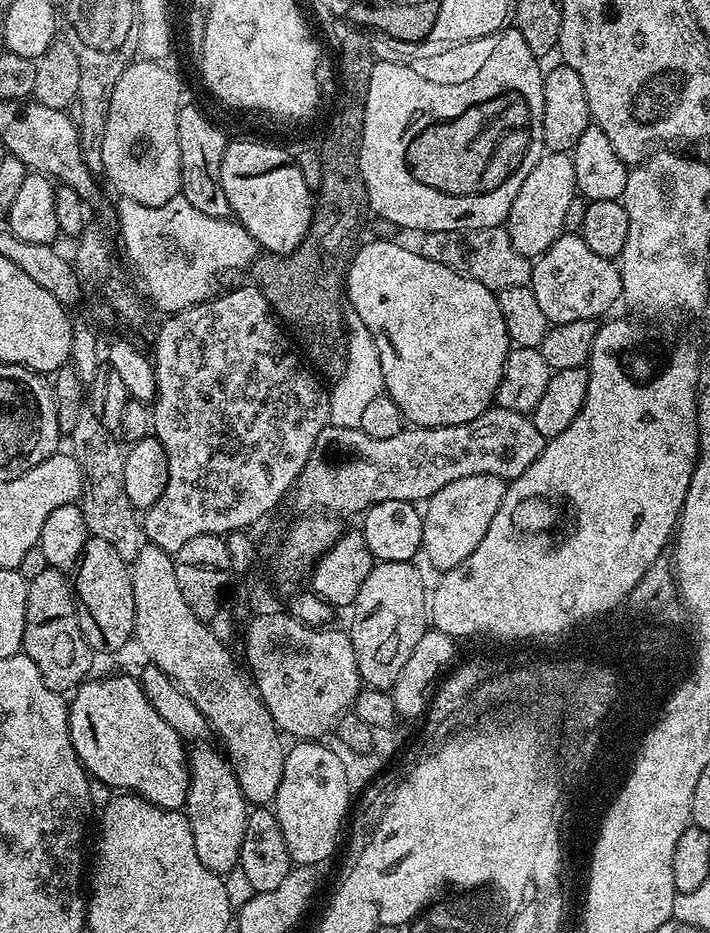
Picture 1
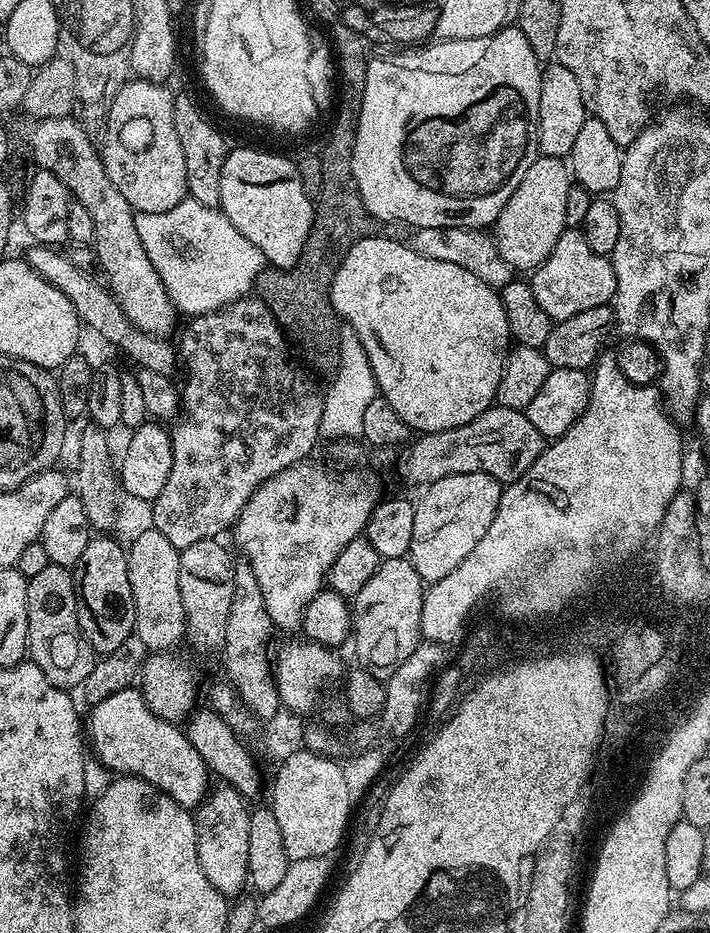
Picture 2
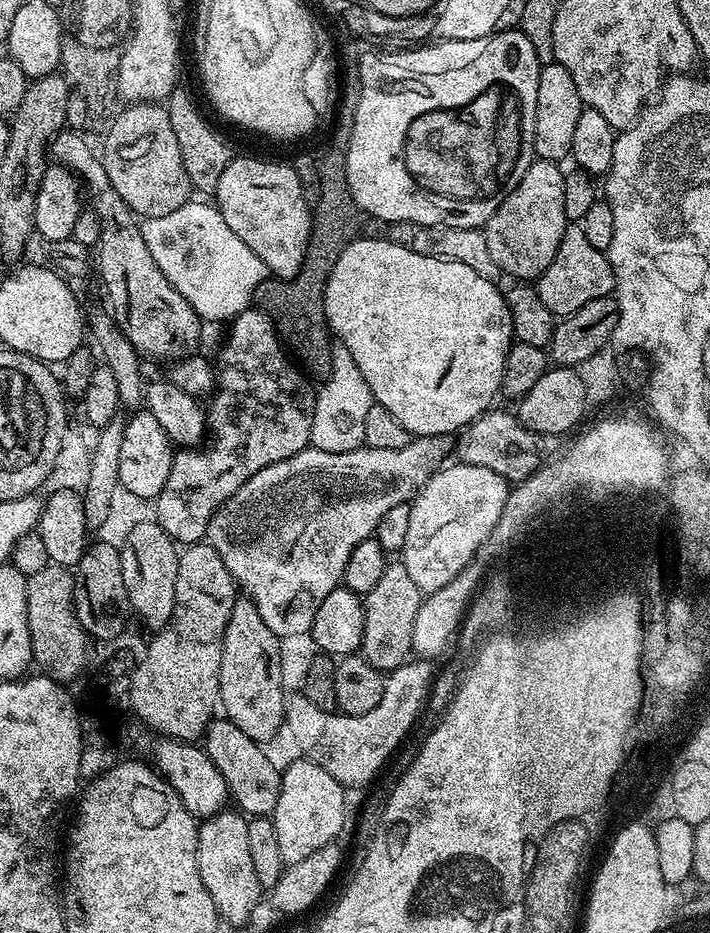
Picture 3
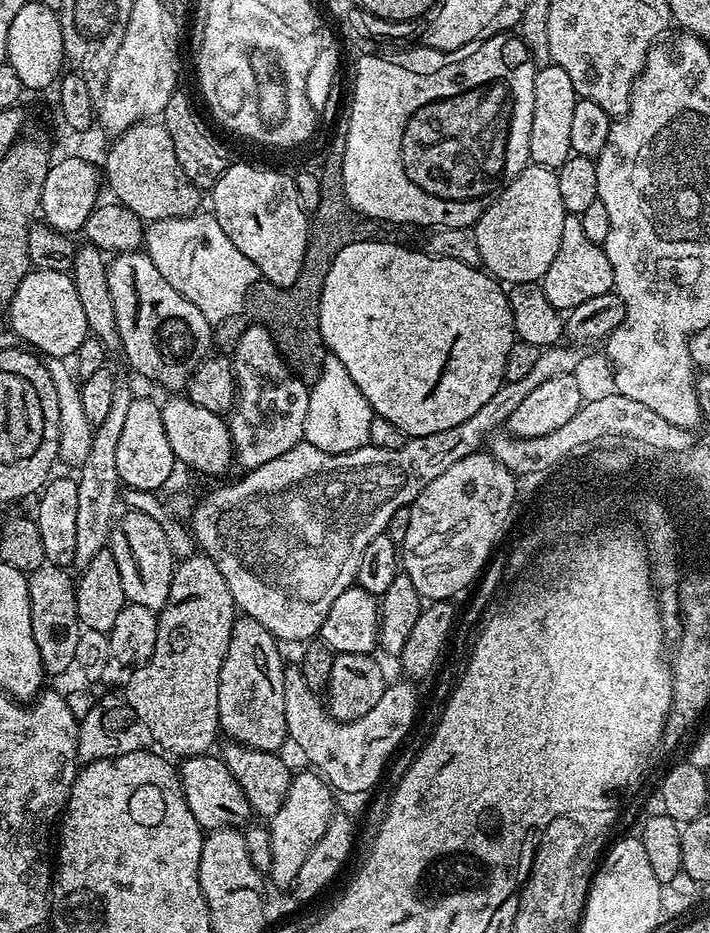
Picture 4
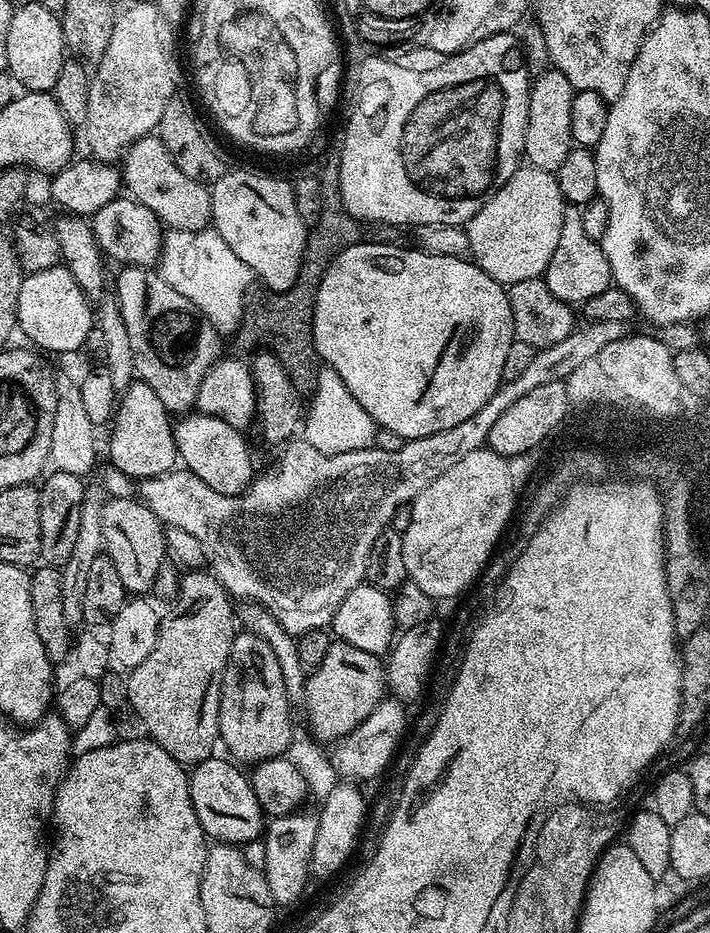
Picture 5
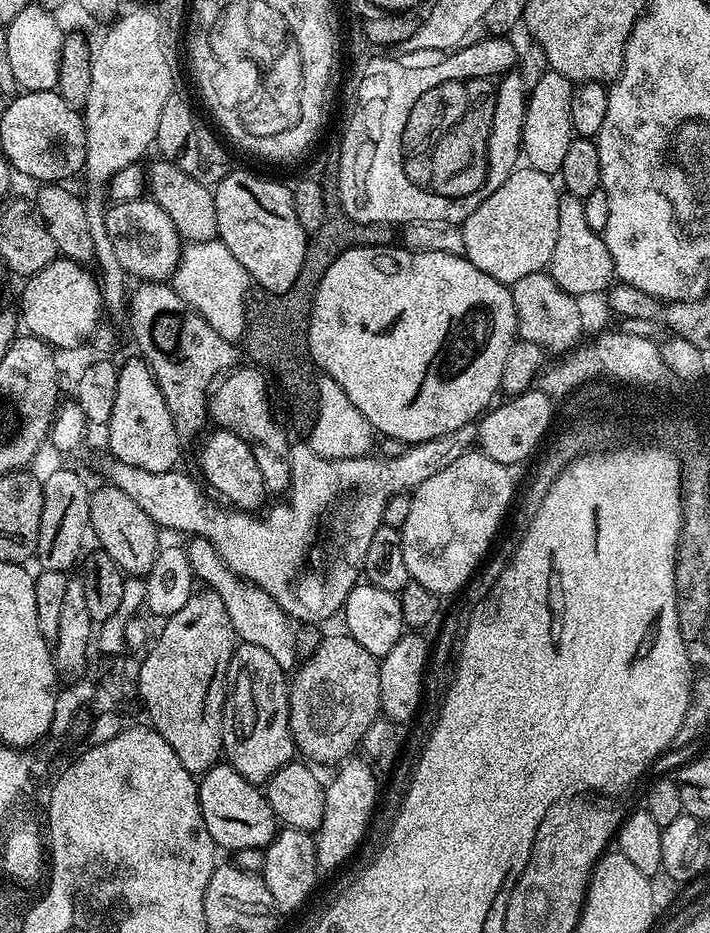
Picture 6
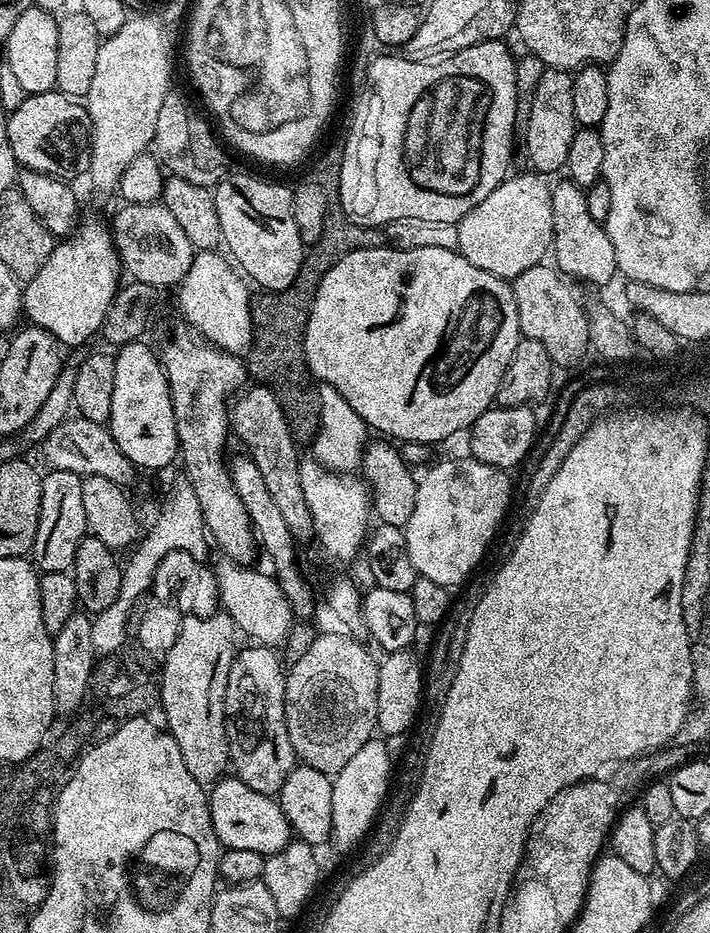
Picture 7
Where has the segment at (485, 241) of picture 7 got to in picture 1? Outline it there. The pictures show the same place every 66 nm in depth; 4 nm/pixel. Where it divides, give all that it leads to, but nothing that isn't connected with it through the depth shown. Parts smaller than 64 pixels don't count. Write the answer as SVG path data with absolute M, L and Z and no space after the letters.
M545 151L534 170L526 174L526 182L522 182L522 190L518 190L514 206L510 206L506 227L510 242L514 242L514 250L529 258L540 256L564 232L566 209L576 195L578 193L571 155L567 152Z

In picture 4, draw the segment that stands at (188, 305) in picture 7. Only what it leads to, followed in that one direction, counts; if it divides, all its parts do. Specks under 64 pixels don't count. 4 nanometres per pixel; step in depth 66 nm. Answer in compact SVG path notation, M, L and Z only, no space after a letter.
M200 215L151 221L144 233L143 247L158 274L162 274L178 294L194 302L208 321L228 320L244 312L246 294L253 291L252 283L261 279L260 271L242 250L234 246L234 242L230 242L230 238L226 238L215 216Z

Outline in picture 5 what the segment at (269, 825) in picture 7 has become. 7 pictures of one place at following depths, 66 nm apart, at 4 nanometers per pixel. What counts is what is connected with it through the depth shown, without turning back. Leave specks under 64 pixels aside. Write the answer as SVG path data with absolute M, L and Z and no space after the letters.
M214 754L191 769L188 777L190 798L205 837L222 844L242 846L251 840L261 839L266 817L262 806L258 806L251 779L245 773L243 776L231 759L223 759L219 760L219 755Z

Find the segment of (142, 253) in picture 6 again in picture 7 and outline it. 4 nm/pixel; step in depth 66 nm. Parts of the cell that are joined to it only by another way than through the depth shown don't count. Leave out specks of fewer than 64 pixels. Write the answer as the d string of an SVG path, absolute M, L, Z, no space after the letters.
M163 202L155 204L124 204L110 220L112 240L116 244L116 253L125 273L133 281L148 283L159 290L165 290L173 284L179 285L192 265L194 249L190 238L178 226L174 214Z

